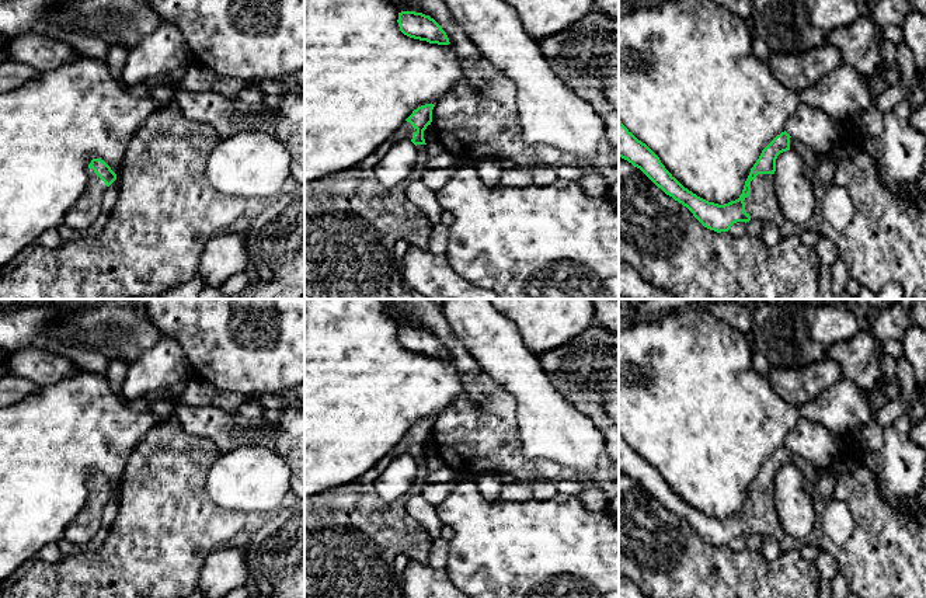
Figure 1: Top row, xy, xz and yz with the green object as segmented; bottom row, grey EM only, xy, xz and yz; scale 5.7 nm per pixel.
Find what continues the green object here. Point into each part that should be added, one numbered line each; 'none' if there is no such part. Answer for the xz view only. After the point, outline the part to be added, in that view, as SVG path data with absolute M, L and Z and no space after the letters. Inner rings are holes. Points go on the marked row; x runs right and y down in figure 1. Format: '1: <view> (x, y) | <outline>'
1: xz (352, 222) | M407 121L366 159L356 166L327 178L304 184L304 299L414 299L403 288L401 274L394 261L394 246L398 240L428 250L432 226L427 216L407 198L407 187L421 180L428 168L427 145L417 145L418 153L411 174L394 187L383 185L373 168L400 140L411 140L417 129Z

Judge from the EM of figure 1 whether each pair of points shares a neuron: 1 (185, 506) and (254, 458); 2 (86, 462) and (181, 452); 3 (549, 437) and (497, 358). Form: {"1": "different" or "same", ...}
{"1": "different", "2": "different", "3": "same"}

